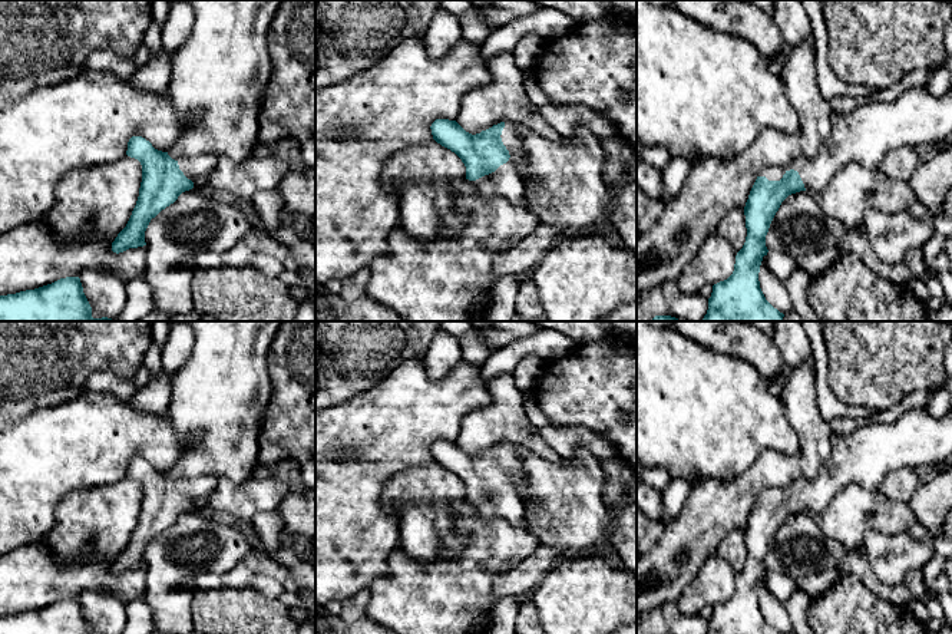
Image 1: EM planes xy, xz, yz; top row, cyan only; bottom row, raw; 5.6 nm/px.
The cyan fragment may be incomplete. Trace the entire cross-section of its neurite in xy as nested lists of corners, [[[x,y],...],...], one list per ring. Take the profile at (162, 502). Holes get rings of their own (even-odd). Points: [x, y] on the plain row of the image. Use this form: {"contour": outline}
{"contour": [[[142,458],[129,460],[126,476],[141,483],[142,503],[130,539],[112,564],[116,575],[146,567],[145,552],[151,541],[173,525],[182,514],[194,509],[194,503],[179,491],[178,482],[168,473],[155,470]]]}

